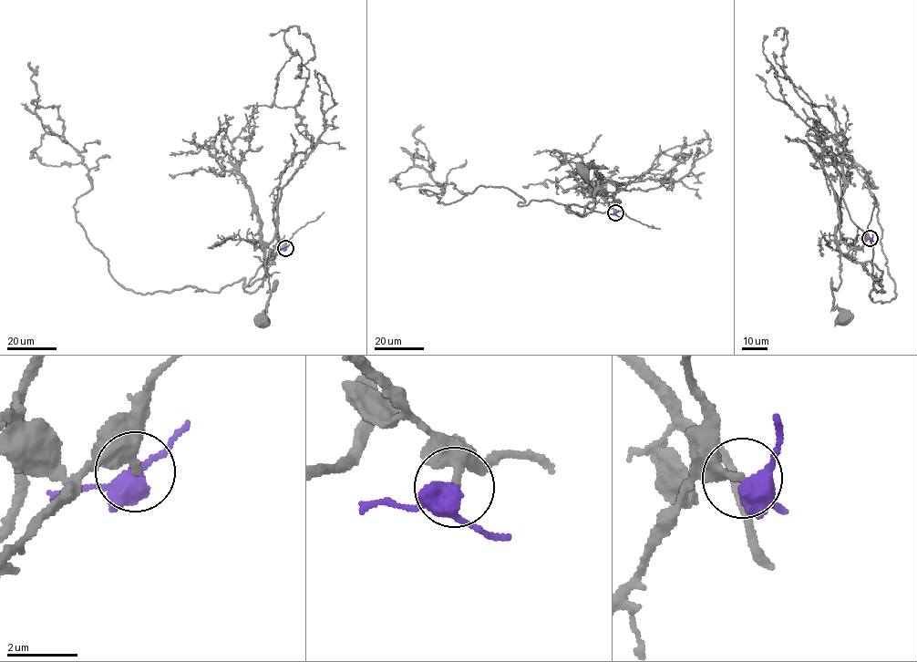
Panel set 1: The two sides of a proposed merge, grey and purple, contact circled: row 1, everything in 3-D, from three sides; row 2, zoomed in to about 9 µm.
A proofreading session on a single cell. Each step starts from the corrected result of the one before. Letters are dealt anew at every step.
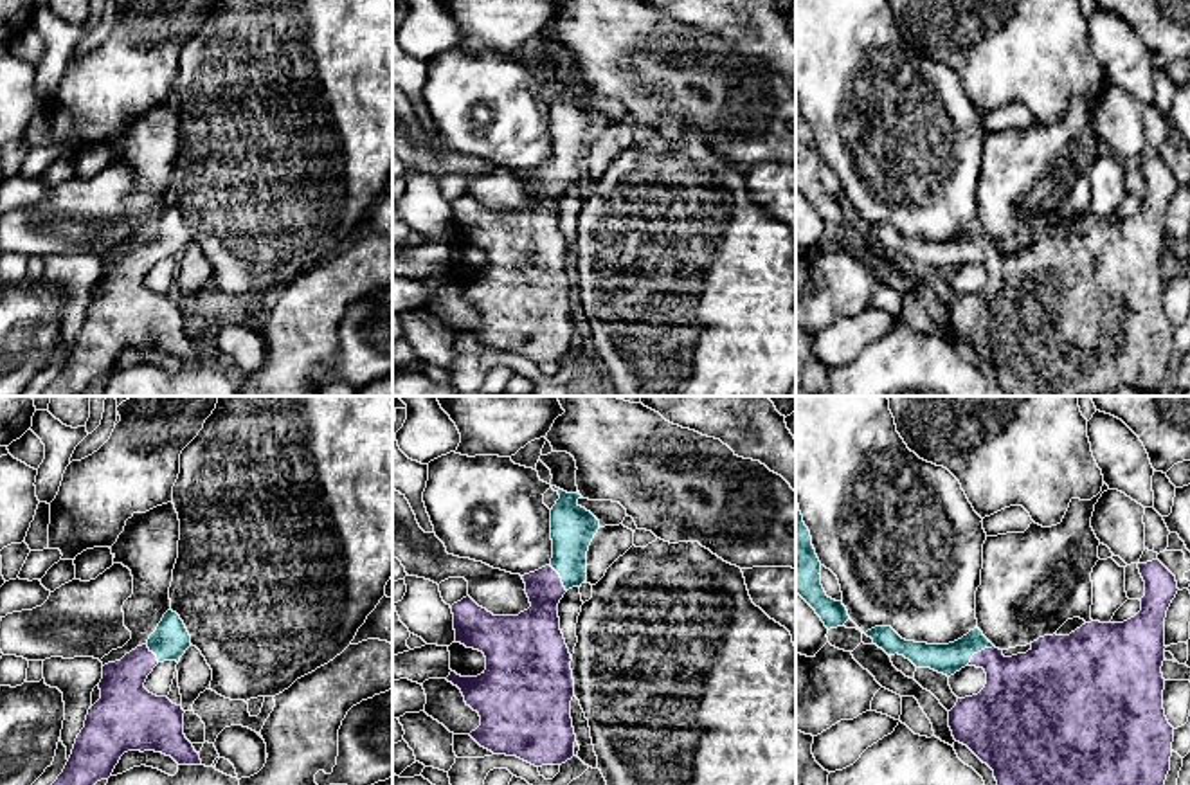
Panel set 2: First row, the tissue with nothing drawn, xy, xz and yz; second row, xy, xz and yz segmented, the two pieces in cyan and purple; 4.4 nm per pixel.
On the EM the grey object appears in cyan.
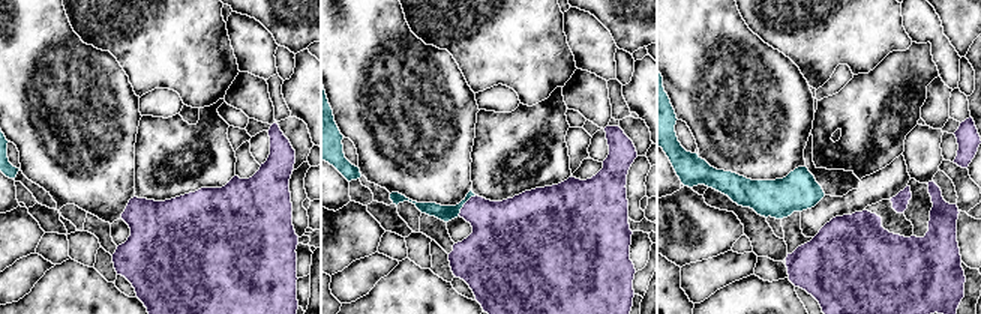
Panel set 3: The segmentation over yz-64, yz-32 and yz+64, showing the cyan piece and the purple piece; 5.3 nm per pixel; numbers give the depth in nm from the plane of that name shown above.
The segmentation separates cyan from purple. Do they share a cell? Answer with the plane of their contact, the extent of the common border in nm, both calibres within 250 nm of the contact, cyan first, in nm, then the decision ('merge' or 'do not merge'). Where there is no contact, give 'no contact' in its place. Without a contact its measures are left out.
contact in yz; length 150 nm; calibres 140 and 300 nm; merge

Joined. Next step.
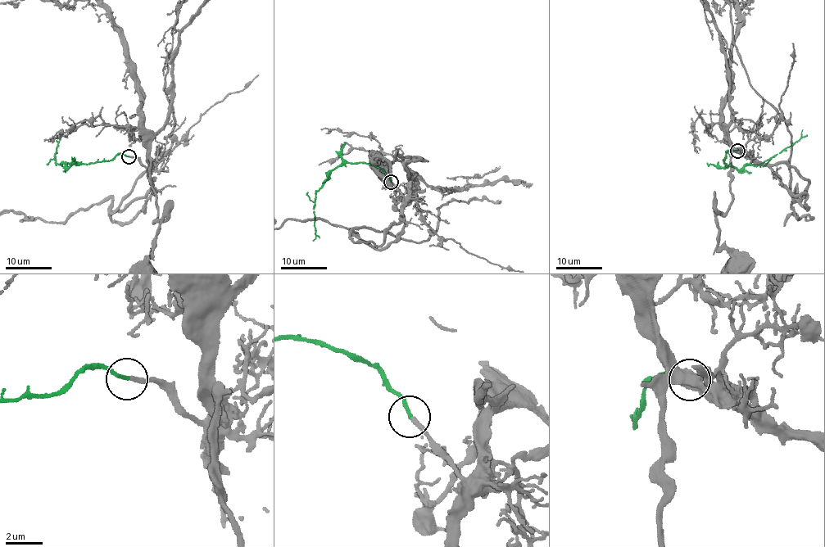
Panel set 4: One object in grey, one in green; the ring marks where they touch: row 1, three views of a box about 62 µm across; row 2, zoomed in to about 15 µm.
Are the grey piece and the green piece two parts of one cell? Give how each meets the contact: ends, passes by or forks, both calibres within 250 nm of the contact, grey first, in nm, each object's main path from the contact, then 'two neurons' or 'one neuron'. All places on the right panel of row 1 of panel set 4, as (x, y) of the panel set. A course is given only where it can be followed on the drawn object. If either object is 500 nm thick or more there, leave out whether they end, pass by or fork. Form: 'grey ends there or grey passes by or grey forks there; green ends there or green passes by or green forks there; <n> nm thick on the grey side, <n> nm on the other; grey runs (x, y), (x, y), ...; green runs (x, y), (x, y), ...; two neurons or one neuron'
grey ends there; green ends there; 240 nm thick on the grey side, 190 nm on the other; grey runs (736, 151), (750, 156), (731, 154), (732, 204), (716, 215), (718, 245), (733, 263); green runs (736, 151), (728, 150), (723, 164), (739, 169), (745, 165), (759, 165), (792, 146), (801, 137), (802, 130); one neuron

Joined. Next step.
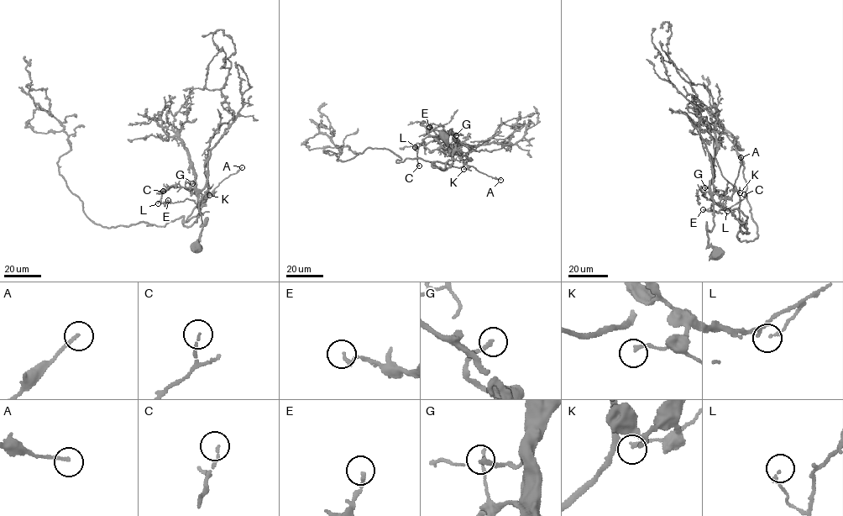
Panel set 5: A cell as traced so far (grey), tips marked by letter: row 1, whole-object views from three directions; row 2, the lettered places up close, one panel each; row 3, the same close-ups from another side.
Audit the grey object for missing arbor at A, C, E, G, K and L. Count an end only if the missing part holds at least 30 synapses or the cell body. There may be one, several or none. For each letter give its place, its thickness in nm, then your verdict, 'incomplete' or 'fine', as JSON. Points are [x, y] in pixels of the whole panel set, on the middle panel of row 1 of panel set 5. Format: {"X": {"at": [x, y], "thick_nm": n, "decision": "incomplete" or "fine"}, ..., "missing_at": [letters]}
{"A": {"at": [500, 180], "thick_nm": 160, "decision": "incomplete"}, "C": {"at": [419, 165], "thick_nm": 100, "decision": "fine"}, "E": {"at": [429, 127], "thick_nm": 160, "decision": "fine"}, "G": {"at": [456, 135], "thick_nm": 200, "decision": "incomplete"}, "K": {"at": [463, 169], "thick_nm": 110, "decision": "fine"}, "L": {"at": [415, 147], "thick_nm": 120, "decision": "fine"}, "missing_at": ["A", "G"]}

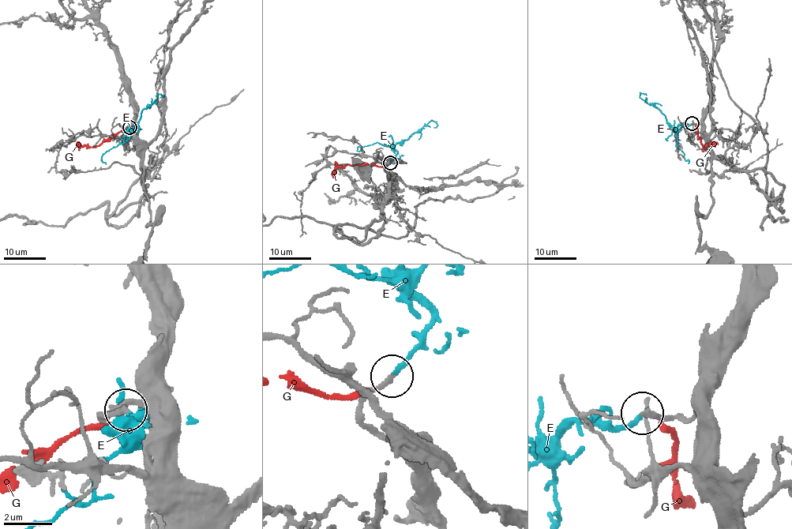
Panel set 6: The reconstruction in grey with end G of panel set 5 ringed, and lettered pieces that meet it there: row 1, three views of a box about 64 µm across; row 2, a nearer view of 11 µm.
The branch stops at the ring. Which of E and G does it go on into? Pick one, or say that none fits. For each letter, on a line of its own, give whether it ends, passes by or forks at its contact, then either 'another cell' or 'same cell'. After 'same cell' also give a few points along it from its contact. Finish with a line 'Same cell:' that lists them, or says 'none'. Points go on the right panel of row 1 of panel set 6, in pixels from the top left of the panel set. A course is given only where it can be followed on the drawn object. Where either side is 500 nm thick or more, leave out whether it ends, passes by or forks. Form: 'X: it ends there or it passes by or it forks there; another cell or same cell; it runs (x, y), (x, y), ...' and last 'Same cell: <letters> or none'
E: it ends there; same cell; it runs (692, 122), (672, 129), (662, 111), (639, 97), (643, 93), (647, 95)
G: it ends there; another cell
Same cell: E

